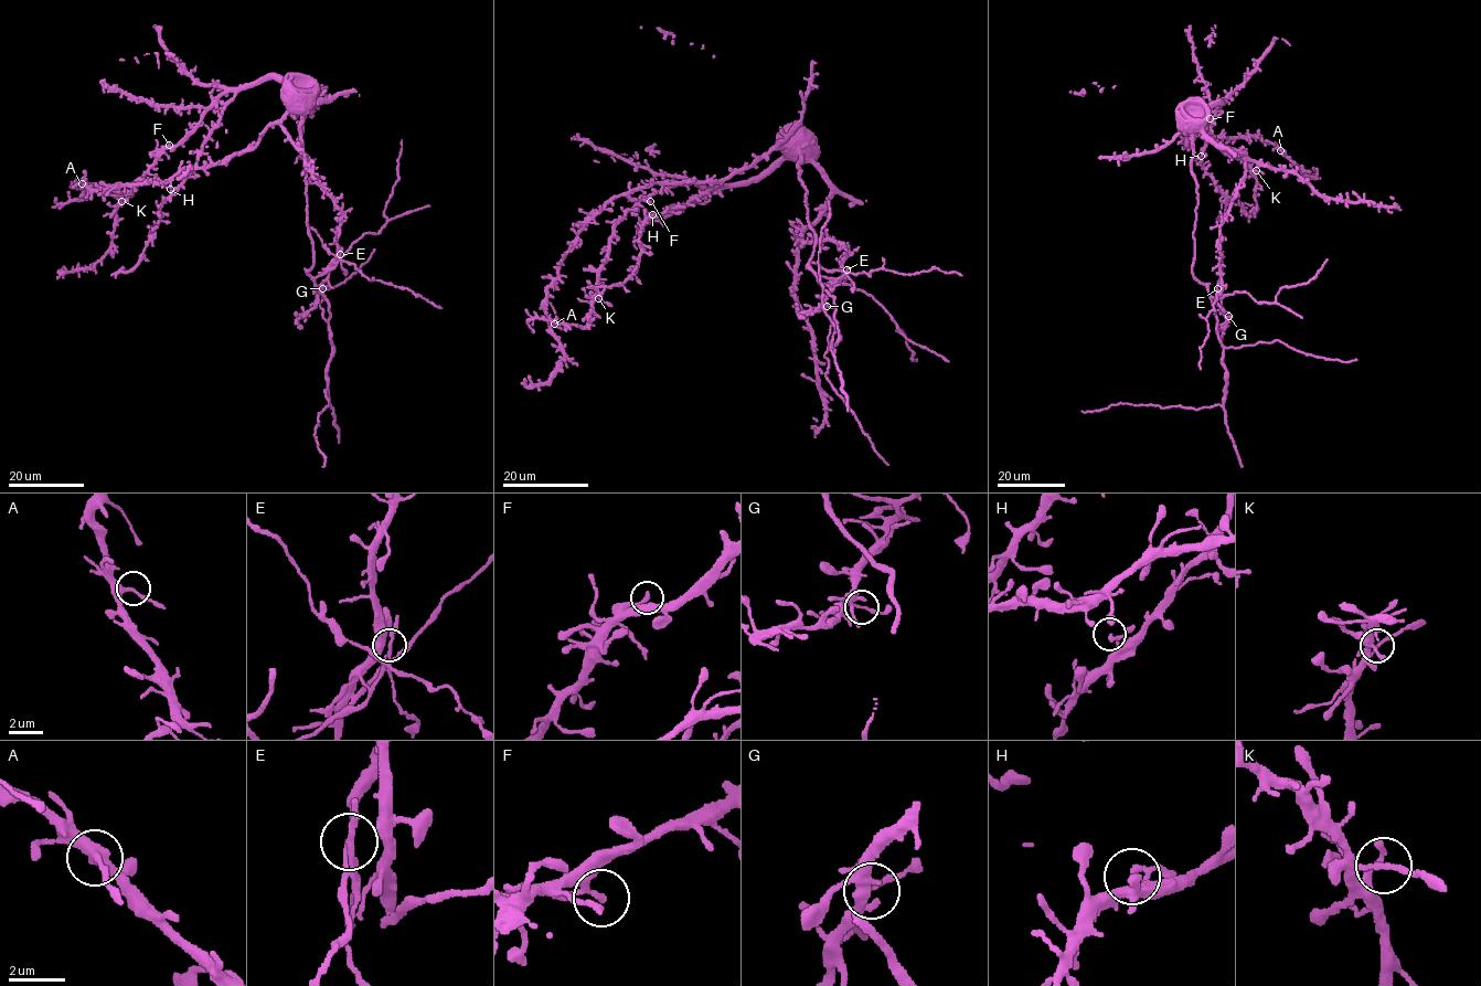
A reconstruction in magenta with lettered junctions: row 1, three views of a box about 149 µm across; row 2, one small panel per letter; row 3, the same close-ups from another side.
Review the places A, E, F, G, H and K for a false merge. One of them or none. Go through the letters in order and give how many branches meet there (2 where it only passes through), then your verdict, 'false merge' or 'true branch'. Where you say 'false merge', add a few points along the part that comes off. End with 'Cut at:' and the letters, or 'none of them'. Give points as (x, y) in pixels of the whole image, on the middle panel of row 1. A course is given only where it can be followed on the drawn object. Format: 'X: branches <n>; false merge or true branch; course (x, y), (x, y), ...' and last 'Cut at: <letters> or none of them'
A: branches 2; true branch
E: branches 2; false merge; course (846, 271), (867, 273), (881, 268), (907, 275), (937, 268), (962, 275)
F: branches 2; true branch
G: branches 2; true branch
H: branches 2; true branch
K: branches 2; true branch
Cut at: E

